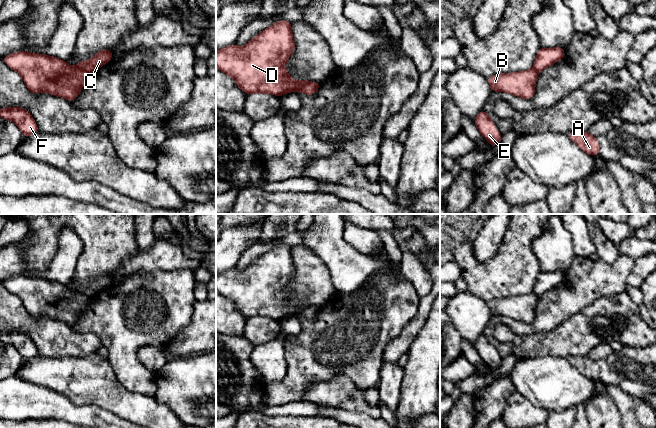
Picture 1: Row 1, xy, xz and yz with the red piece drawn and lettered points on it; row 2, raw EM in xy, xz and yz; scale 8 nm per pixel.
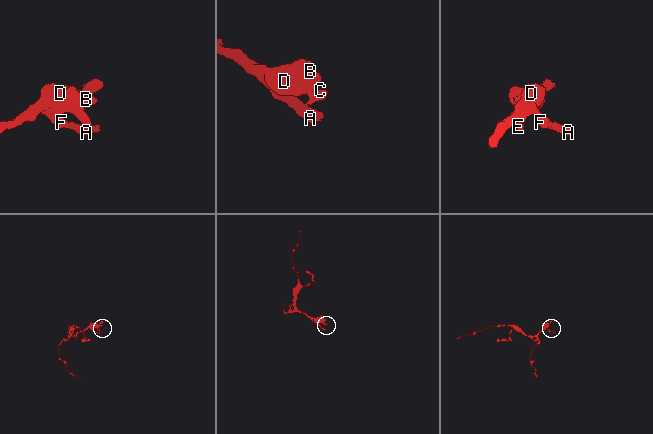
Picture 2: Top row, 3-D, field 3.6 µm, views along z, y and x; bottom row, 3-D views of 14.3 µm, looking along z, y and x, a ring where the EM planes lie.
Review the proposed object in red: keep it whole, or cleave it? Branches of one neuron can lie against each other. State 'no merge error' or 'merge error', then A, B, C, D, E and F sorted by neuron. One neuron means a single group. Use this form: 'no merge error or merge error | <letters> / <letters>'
merge error | A B D E F / C

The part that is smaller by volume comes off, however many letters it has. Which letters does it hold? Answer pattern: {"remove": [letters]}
{"remove": ["C"]}

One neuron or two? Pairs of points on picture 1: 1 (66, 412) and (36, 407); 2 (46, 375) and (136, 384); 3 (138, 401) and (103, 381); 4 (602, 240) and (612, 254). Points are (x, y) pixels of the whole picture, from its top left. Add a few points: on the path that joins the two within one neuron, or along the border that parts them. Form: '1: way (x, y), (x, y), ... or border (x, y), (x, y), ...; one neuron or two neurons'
1: way (59, 407), (43, 407); one neuron
2: border (108, 361), (117, 380), (129, 391), (140, 393); two neurons
3: way (129, 401), (123, 401), (112, 390); one neuron
4: way (602, 243), (609, 251); one neuron

